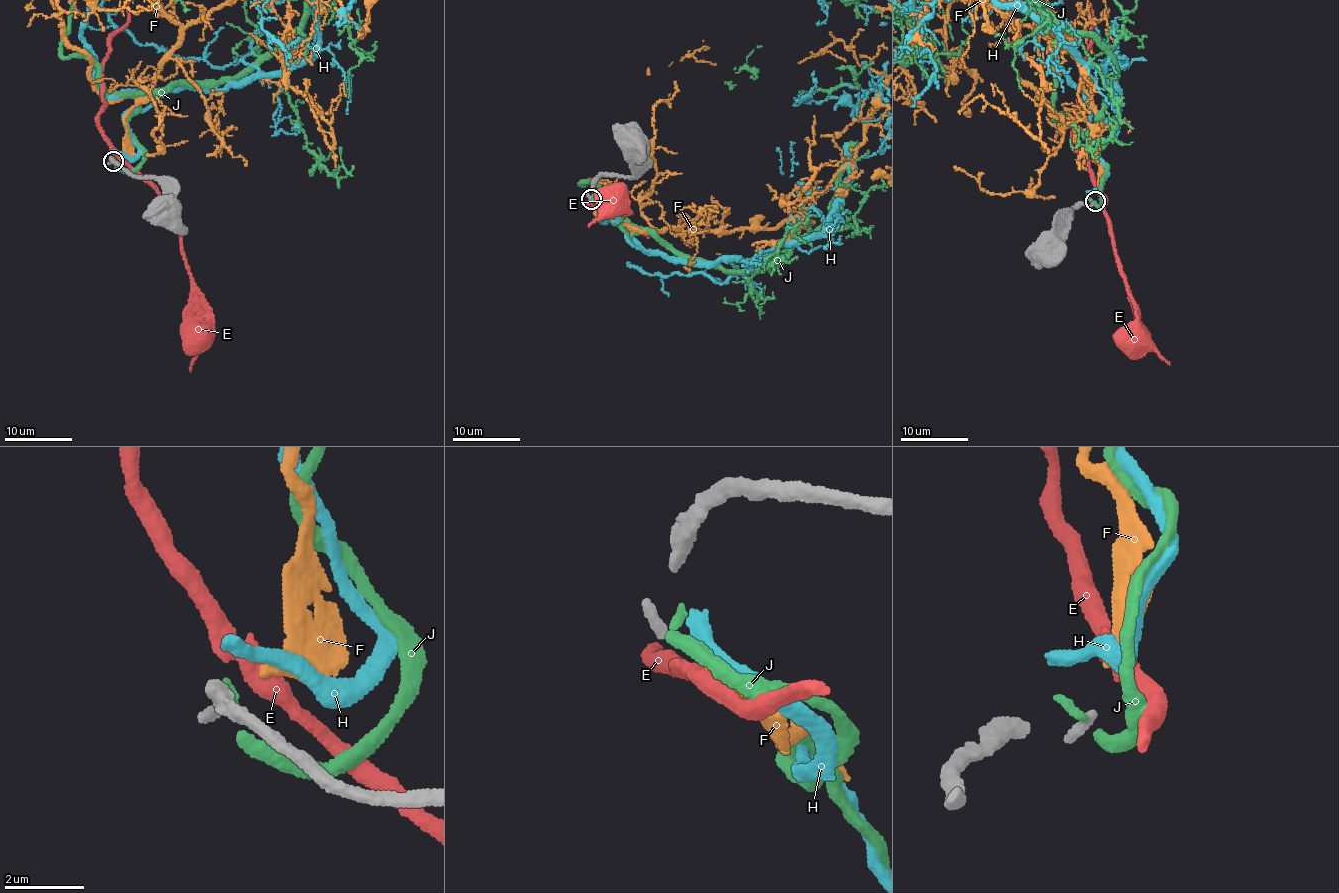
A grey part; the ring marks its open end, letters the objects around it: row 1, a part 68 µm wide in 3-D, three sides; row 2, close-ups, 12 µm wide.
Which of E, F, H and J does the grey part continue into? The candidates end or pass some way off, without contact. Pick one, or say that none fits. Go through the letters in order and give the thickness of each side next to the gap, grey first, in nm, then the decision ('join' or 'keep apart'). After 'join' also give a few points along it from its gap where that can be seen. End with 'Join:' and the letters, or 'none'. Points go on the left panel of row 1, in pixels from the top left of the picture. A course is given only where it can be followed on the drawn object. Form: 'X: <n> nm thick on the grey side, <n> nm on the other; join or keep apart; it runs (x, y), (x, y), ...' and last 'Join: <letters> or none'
E: 260 nm thick on the grey side, 360 nm on the other; keep apart
F: 260 nm thick on the grey side, 280 nm on the other; join
H: 260 nm thick on the grey side, 480 nm on the other; keep apart
J: 260 nm thick on the grey side, 240 nm on the other; keep apart
Join: F

